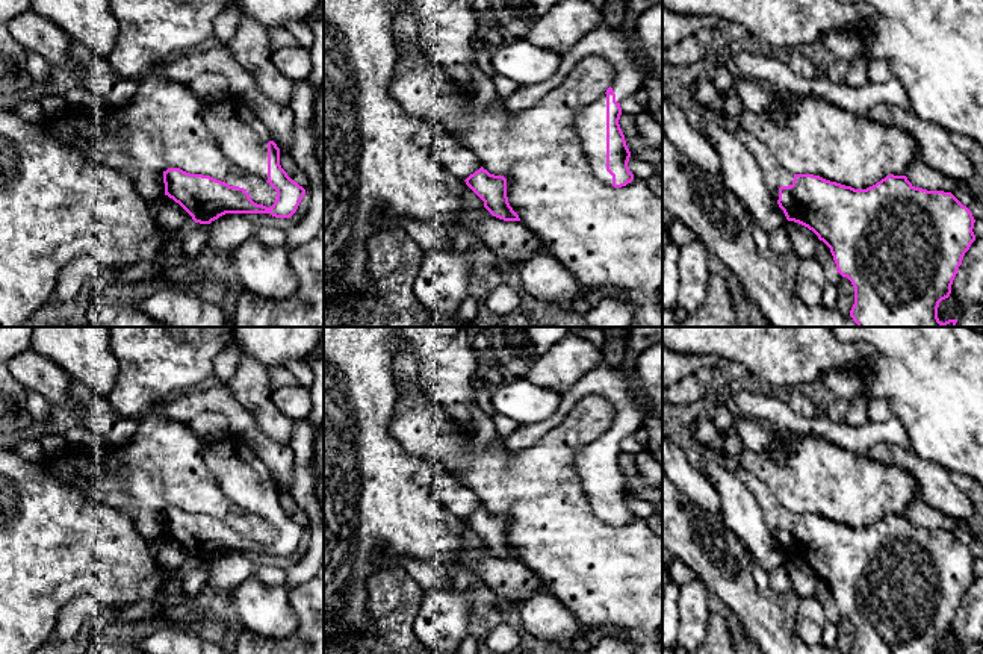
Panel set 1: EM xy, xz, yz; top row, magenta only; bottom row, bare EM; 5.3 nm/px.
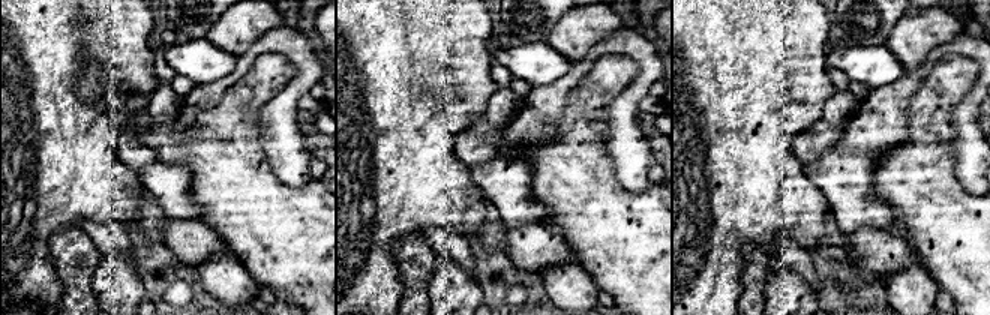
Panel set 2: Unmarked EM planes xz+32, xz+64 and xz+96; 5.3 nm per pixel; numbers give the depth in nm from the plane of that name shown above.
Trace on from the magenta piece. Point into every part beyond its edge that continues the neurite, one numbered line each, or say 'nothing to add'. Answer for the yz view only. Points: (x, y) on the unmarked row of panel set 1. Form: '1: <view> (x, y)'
1: yz (775, 515)

